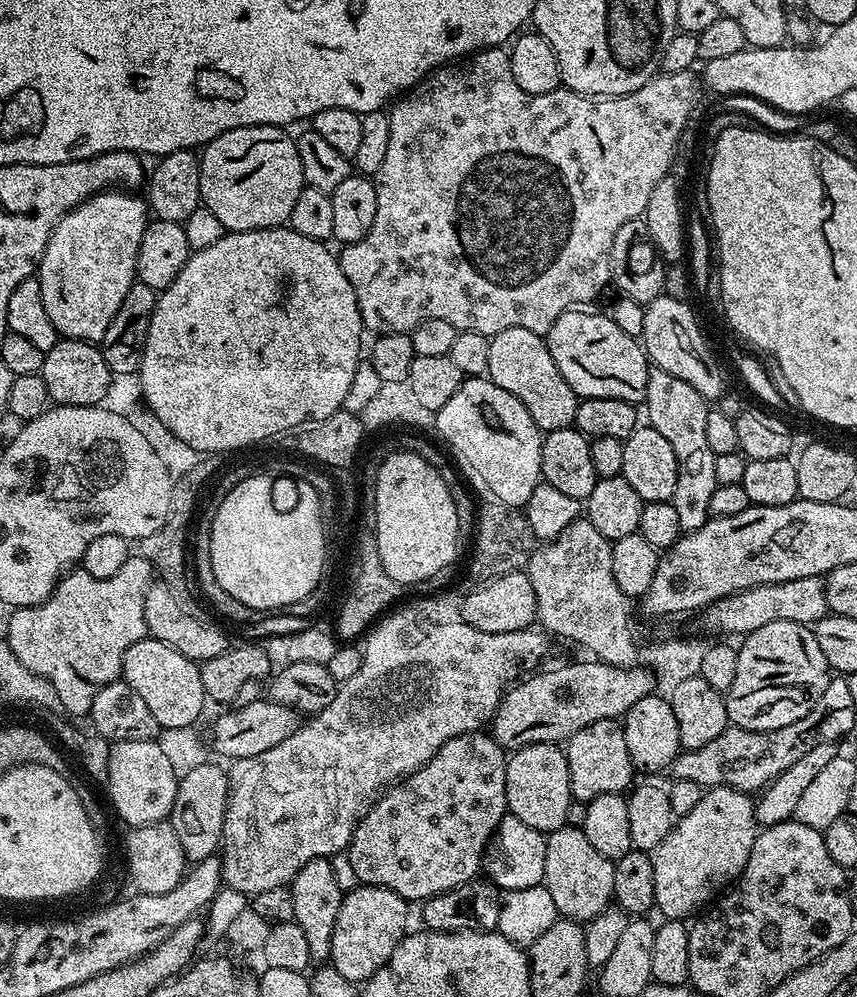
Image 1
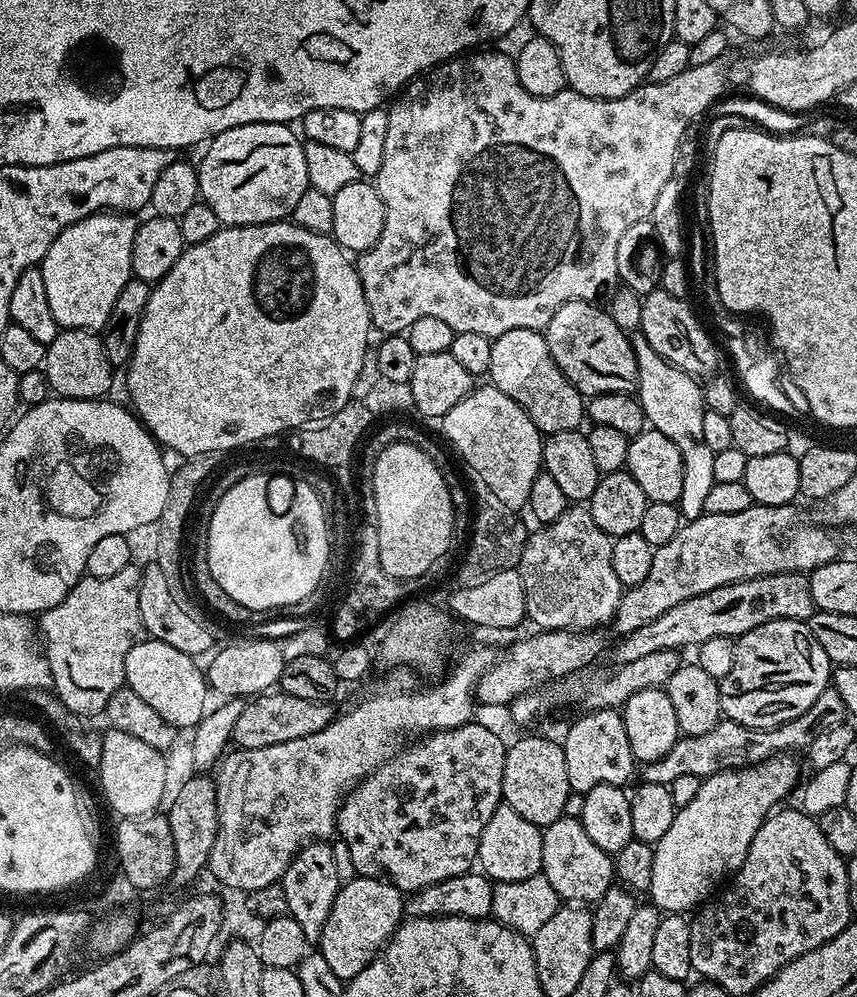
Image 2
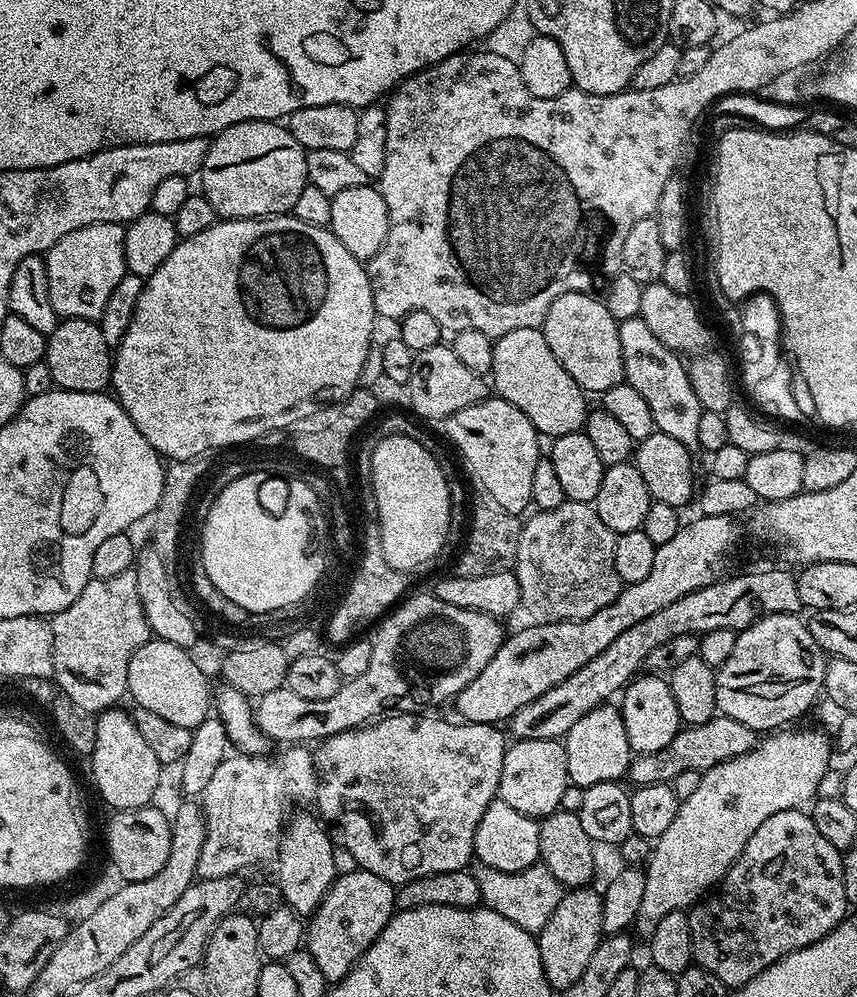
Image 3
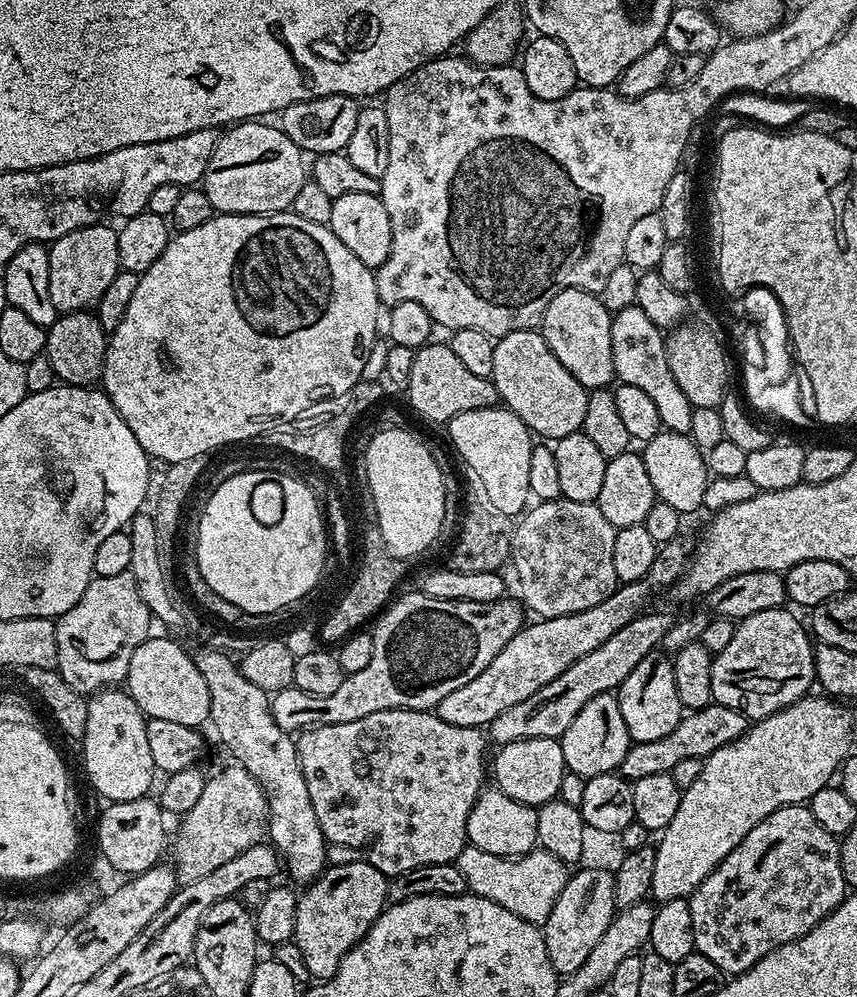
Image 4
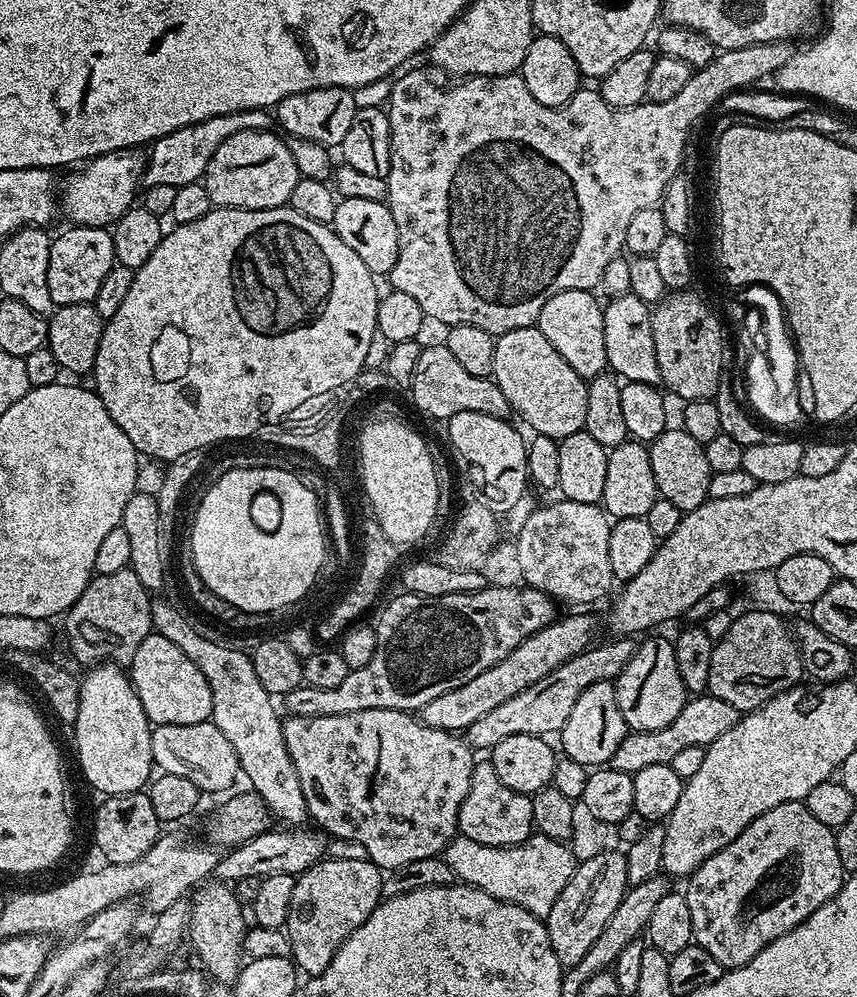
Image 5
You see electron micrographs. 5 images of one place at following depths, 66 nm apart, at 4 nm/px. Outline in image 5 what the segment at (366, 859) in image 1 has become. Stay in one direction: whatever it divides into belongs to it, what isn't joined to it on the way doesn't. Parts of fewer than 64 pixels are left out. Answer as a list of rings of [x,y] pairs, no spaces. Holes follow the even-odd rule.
[[[383,708],[382,710],[358,710],[350,714],[330,714],[322,718],[310,718],[309,716],[289,715],[283,721],[284,741],[286,750],[290,754],[290,762],[294,762],[294,770],[298,774],[298,782],[302,782],[302,794],[306,798],[309,817],[314,821],[317,829],[323,830],[329,837],[349,839],[350,842],[364,846],[367,859],[371,860],[381,870],[395,870],[406,866],[410,862],[418,862],[418,858],[430,858],[443,853],[444,847],[458,835],[460,823],[460,807],[470,790],[472,770],[474,767],[474,750],[468,745],[463,735],[447,732],[446,730],[434,730],[426,726],[411,712],[399,712]]]

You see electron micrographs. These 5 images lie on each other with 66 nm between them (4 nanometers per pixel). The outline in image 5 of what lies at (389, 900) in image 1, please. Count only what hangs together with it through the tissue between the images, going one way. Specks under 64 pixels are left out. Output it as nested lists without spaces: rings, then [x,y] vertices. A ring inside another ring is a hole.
[[[319,860],[296,877],[286,931],[290,942],[291,961],[305,977],[326,970],[342,942],[379,906],[384,896],[385,873],[371,860]]]

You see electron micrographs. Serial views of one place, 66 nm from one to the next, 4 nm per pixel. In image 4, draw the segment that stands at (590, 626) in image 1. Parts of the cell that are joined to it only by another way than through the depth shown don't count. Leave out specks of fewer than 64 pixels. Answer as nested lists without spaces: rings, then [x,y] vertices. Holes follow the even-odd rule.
[[[566,499],[543,500],[529,507],[515,523],[511,540],[511,567],[514,566],[521,601],[537,617],[549,620],[566,614],[578,614],[598,606],[619,587],[614,569],[616,528],[610,525],[596,504],[570,502]]]

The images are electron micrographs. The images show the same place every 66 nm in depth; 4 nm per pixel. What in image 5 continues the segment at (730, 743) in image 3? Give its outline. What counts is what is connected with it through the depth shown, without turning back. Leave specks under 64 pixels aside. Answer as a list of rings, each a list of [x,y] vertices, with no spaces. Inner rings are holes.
[[[711,694],[693,695],[682,706],[682,714],[678,714],[678,718],[670,722],[670,726],[662,726],[662,730],[649,732],[629,731],[628,735],[622,738],[622,746],[614,750],[610,766],[614,770],[634,773],[645,766],[671,764],[678,753],[686,750],[686,746],[698,746],[705,749],[718,738],[722,738],[722,734],[726,734],[730,726],[738,723],[741,715],[737,708],[730,706],[730,702],[722,702],[722,698]]]

